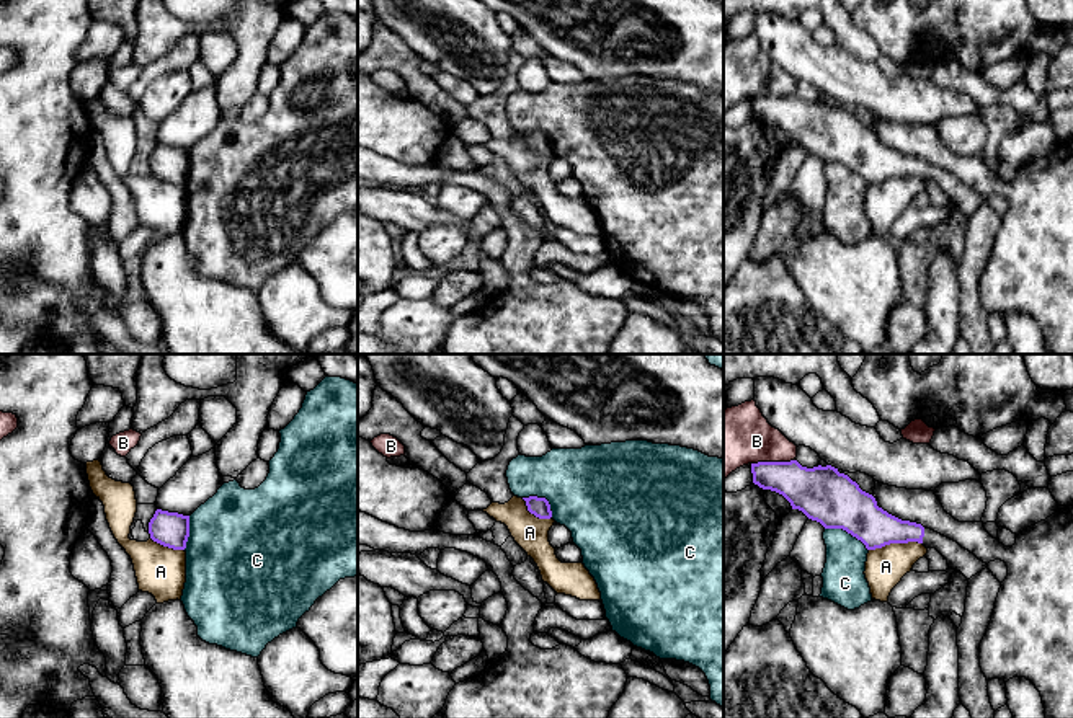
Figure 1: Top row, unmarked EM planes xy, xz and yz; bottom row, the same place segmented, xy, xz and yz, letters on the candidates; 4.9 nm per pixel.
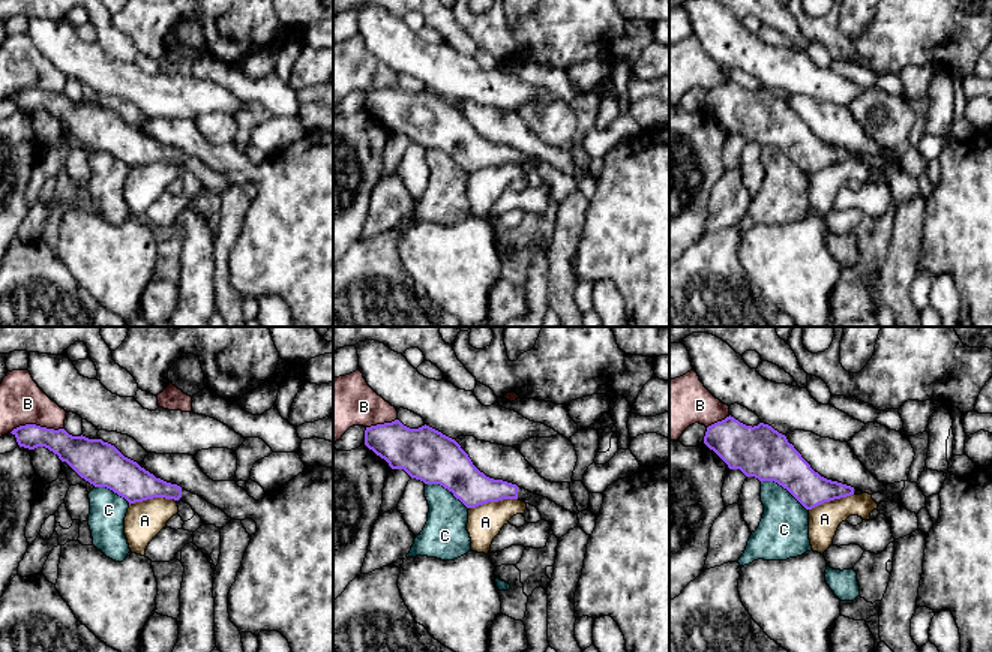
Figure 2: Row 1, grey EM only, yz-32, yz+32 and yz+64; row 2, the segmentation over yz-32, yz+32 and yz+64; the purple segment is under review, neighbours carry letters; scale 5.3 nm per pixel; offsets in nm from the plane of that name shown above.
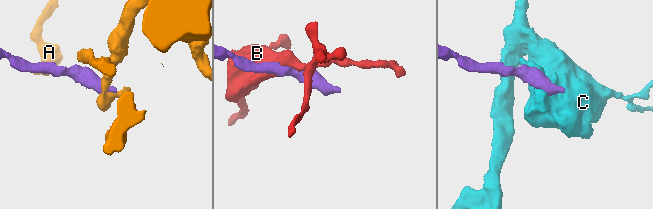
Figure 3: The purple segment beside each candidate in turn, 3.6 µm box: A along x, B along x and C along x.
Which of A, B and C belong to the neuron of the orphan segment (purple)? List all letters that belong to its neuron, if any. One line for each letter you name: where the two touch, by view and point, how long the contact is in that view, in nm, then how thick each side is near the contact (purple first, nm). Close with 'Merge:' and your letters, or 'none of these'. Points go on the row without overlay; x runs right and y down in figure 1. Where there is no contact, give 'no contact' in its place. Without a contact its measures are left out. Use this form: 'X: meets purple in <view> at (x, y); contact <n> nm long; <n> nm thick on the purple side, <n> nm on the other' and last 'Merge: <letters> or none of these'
Merge: none of these

